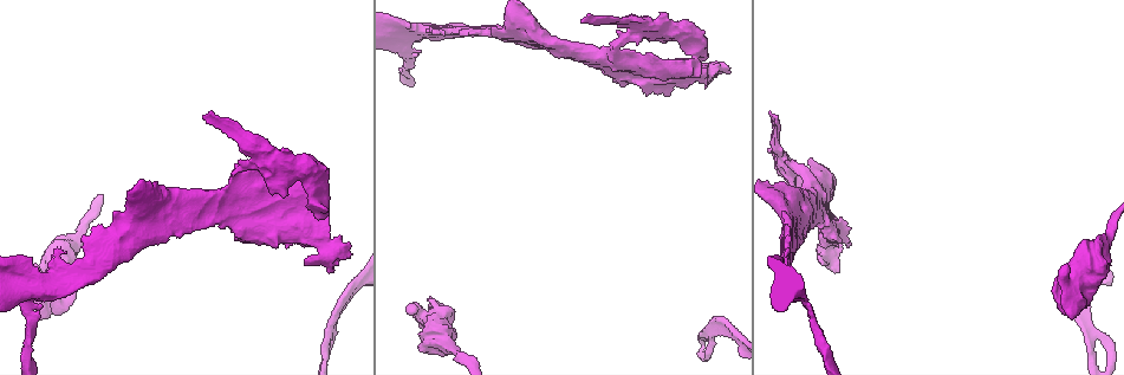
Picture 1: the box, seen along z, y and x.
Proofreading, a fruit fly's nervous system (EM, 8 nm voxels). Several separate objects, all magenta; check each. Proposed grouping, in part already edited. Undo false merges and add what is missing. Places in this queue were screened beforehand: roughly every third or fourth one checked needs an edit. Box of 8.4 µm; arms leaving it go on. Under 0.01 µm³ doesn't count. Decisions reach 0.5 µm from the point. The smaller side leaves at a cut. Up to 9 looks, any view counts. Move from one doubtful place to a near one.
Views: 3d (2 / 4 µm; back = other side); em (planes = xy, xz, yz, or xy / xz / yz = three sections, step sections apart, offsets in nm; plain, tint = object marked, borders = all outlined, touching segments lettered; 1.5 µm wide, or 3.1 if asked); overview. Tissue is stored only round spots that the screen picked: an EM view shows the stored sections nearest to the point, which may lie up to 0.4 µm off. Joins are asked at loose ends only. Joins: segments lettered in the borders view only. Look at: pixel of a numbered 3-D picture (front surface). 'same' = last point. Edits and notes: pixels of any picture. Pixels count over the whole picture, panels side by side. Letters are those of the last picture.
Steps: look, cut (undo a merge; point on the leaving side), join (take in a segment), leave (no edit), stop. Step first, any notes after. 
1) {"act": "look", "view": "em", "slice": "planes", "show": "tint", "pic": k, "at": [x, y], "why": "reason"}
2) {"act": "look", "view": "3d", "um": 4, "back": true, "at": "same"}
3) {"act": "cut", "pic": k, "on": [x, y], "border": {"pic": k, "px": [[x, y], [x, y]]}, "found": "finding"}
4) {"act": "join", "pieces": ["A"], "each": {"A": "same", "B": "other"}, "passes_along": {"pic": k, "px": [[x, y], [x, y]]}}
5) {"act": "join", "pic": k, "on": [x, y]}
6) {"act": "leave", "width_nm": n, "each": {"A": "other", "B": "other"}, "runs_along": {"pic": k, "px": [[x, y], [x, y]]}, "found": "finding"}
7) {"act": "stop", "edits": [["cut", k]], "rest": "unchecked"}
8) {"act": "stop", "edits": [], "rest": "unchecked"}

{"act": "look", "view": "em", "slice": "xz", "step": 8, "show": "tint", "pic": 1, "at": [116, 254], "why": "branch point"}

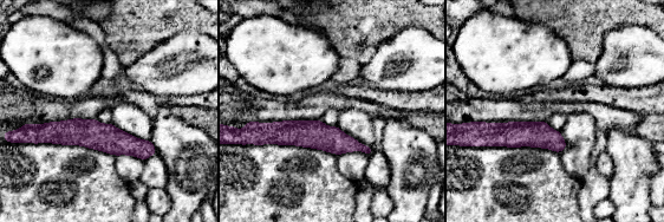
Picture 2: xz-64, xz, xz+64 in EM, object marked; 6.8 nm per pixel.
{"act": "look", "view": "em", "slice": "planes", "show": "borders", "at": "same", "why": "cut it another way"}

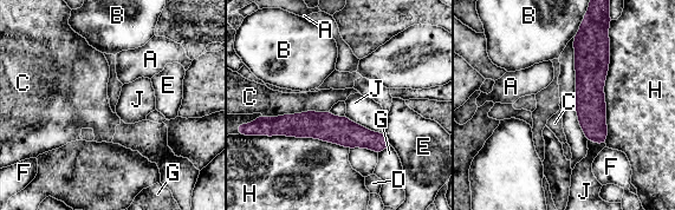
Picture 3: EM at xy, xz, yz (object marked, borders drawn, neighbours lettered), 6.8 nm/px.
{"act": "leave", "longest_contact_nm": ["H", 800], "each": {"A": "other", "B": "other", "C": "other", "D": "other", "E": "other", "F": "other", "G": "other", "H": "other", "J": "other"}, "runs_along": {"pic": 3, "px": [[270, 120], [324, 125], [387, 143]]}, "found": "continuous, no second neuron"}

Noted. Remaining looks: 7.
{"act": "look", "view": "3d", "um": 2, "pic": 1, "at": [624, 36], "why": "sudden change in width"}

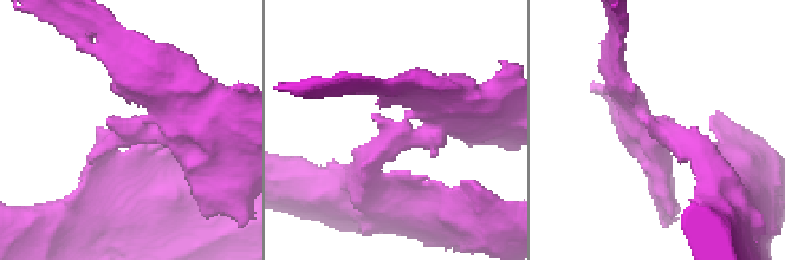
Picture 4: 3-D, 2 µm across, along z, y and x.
{"act": "look", "view": "em", "slice": "xy", "step": 8, "show": "tint", "pic": 4, "at": [664, 130]}

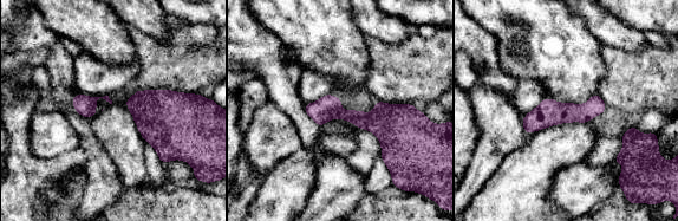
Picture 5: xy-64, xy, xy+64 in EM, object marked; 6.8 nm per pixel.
{"act": "look", "view": "em", "slice": "planes", "show": "borders", "at": "same"}

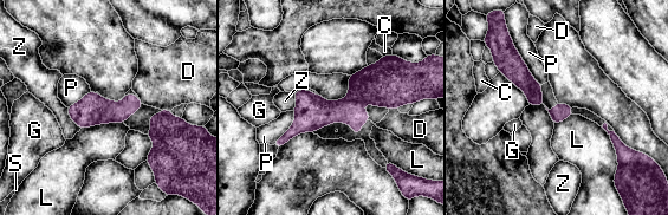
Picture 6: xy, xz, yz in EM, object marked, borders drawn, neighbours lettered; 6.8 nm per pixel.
{"act": "leave", "width_nm": 120, "each": {"C": "other", "D": "other", "G": "other", "L": "other", "P": "other", "S": "other", "Z": "other"}, "runs_along": {"pic": 6, "px": [[401, 96], [313, 112], [278, 143]]}, "found": "one neuron here"}

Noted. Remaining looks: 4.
{"act": "look", "view": "em", "slice": "yz", "step": 4, "show": "tint", "pic": 1, "at": [334, 321], "why": "abrupt turn"}

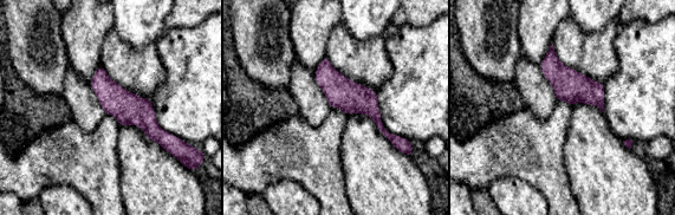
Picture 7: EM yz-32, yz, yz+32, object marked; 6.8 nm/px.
{"act": "look", "view": "em", "slice": "xy", "step": 4, "show": "borders", "at": "same"}

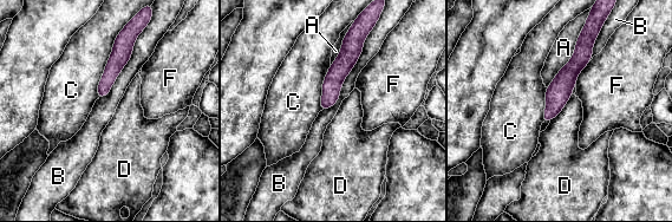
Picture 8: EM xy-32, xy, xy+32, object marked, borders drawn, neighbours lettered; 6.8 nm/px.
{"act": "leave", "each": {"A": "other", "B": "other", "C": "other", "D": "other", "F": "other"}, "border": {"pic": 8, "px": [[589, 61], [578, 74], [575, 84]]}, "found": "all the same neuron"}

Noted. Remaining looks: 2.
{"act": "look", "view": "3d", "um": 4, "pic": 1, "at": [1071, 319], "why": "stops while still wide"}

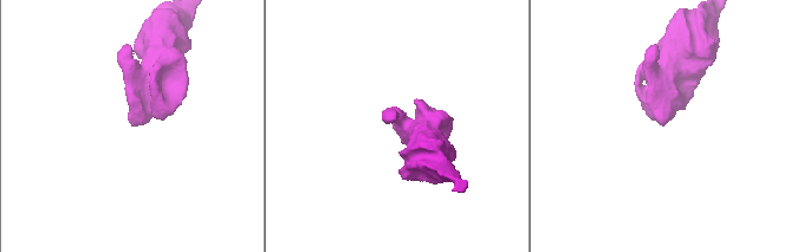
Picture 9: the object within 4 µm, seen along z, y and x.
{"act": "look", "view": "em", "slice": "planes", "show": "borders", "pic": 9, "at": [133, 124], "why": "shape alone is not enough"}

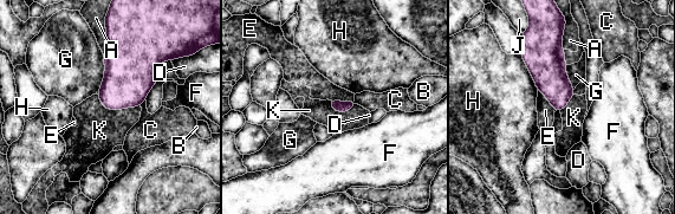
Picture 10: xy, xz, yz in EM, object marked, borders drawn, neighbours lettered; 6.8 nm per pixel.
{"act": "leave", "each": {"A": "other", "B": "other", "C": "other", "D": "other", "E": "other", "F": "other", "G": "other", "H": "other", "J": "other", "K": "other"}, "border": {"pic": 10, "px": [[97, 95], [109, 109], [140, 105]]}, "found": "no lettered segment goes on from it"}

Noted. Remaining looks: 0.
{"act": "stop", "edits": [], "rest": "unchecked"}

